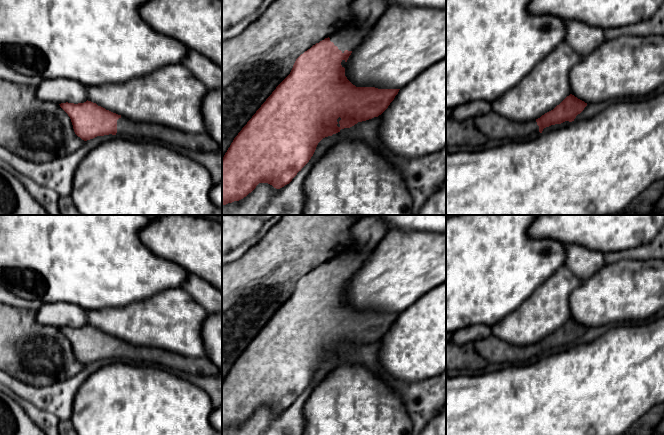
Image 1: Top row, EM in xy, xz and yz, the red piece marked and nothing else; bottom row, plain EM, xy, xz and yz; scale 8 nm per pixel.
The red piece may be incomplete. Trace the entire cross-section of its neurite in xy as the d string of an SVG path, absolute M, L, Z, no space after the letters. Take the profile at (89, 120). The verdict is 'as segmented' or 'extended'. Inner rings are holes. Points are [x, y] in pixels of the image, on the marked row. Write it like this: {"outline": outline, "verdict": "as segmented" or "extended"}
{"outline": "M61 103L71 119L75 134L87 141L97 136L115 135L136 141L155 141L192 151L222 149L208 134L190 134L159 124L135 122L113 113L96 103Z", "verdict": "extended"}

